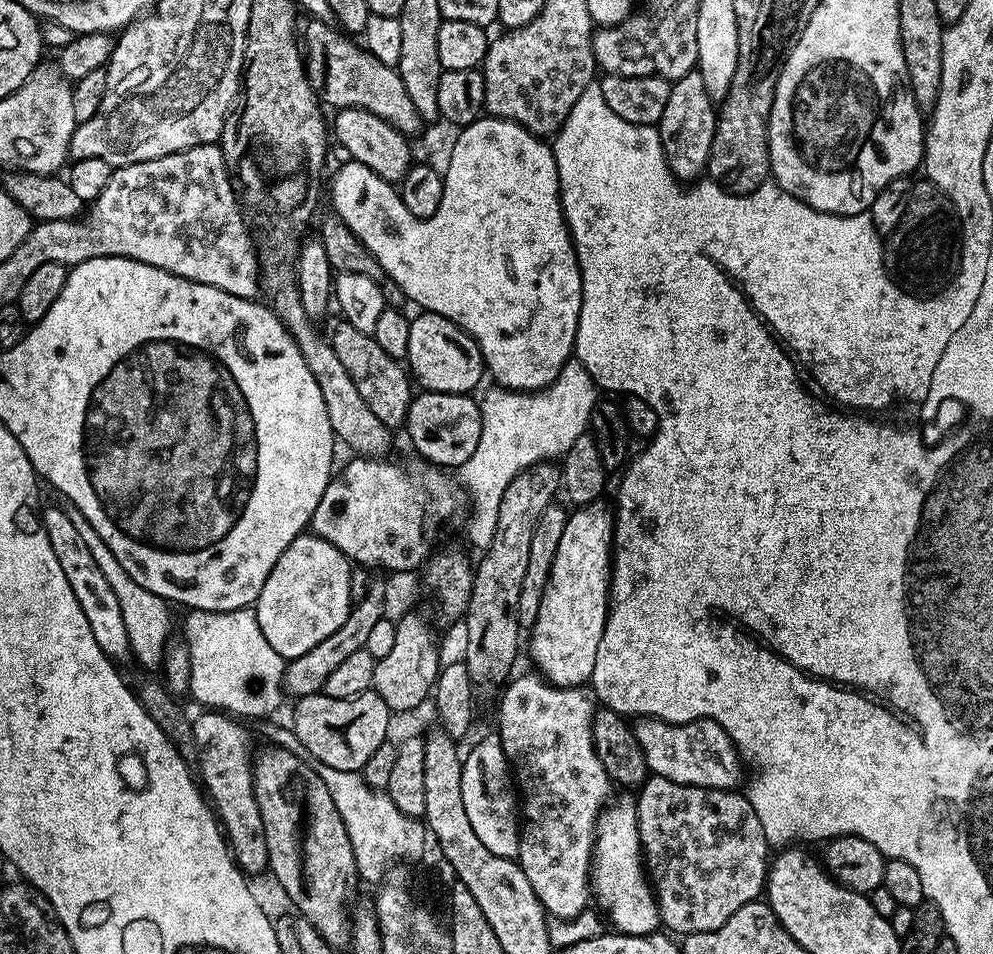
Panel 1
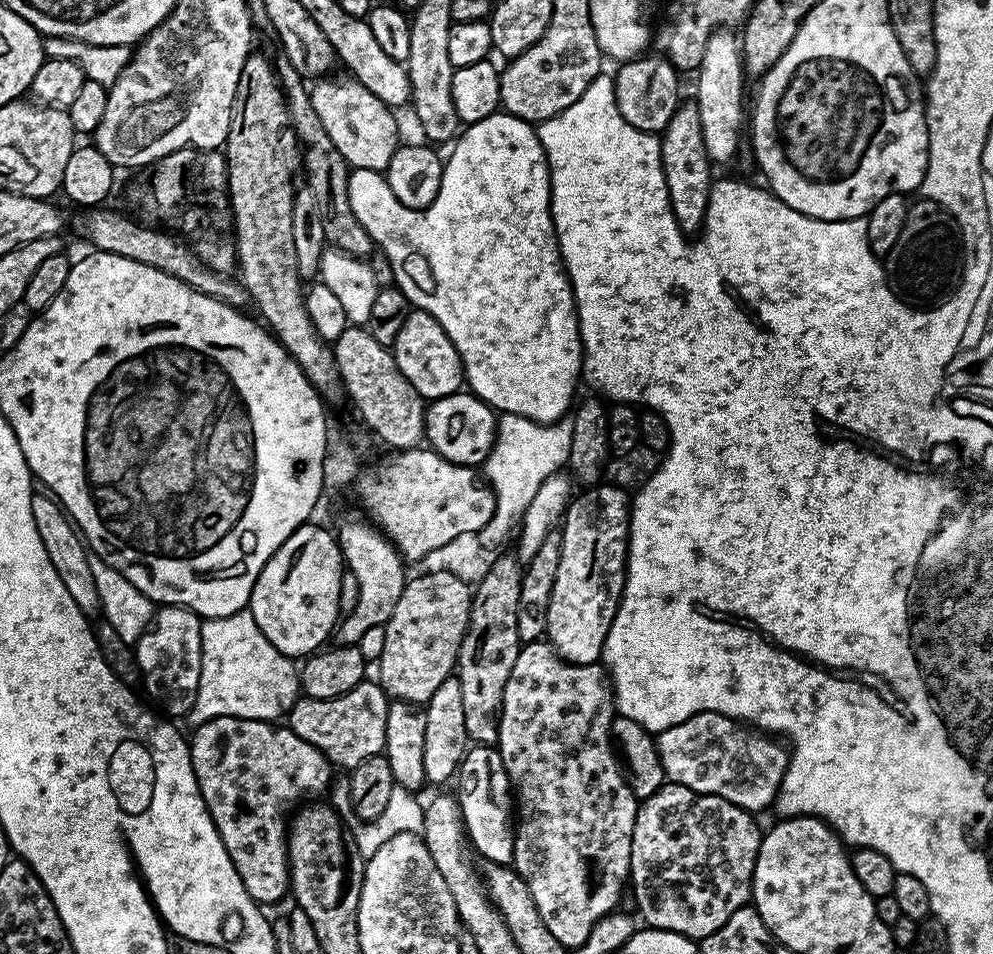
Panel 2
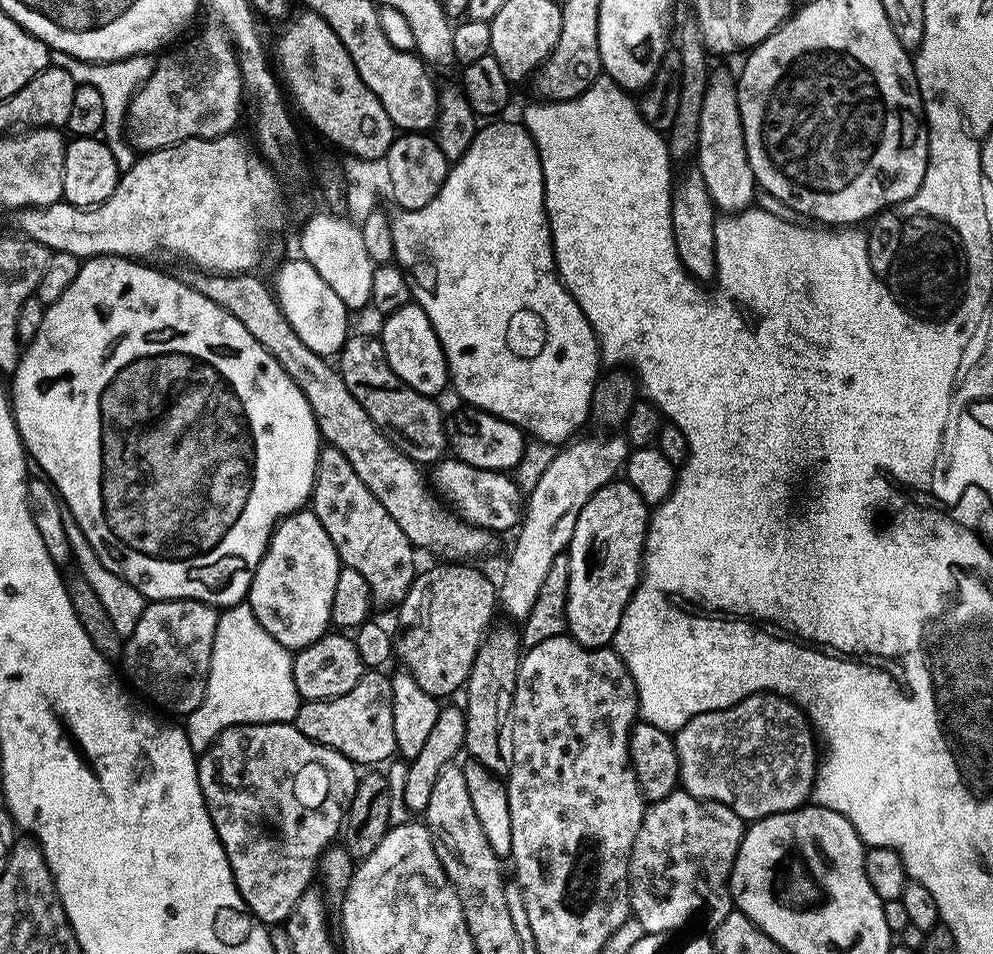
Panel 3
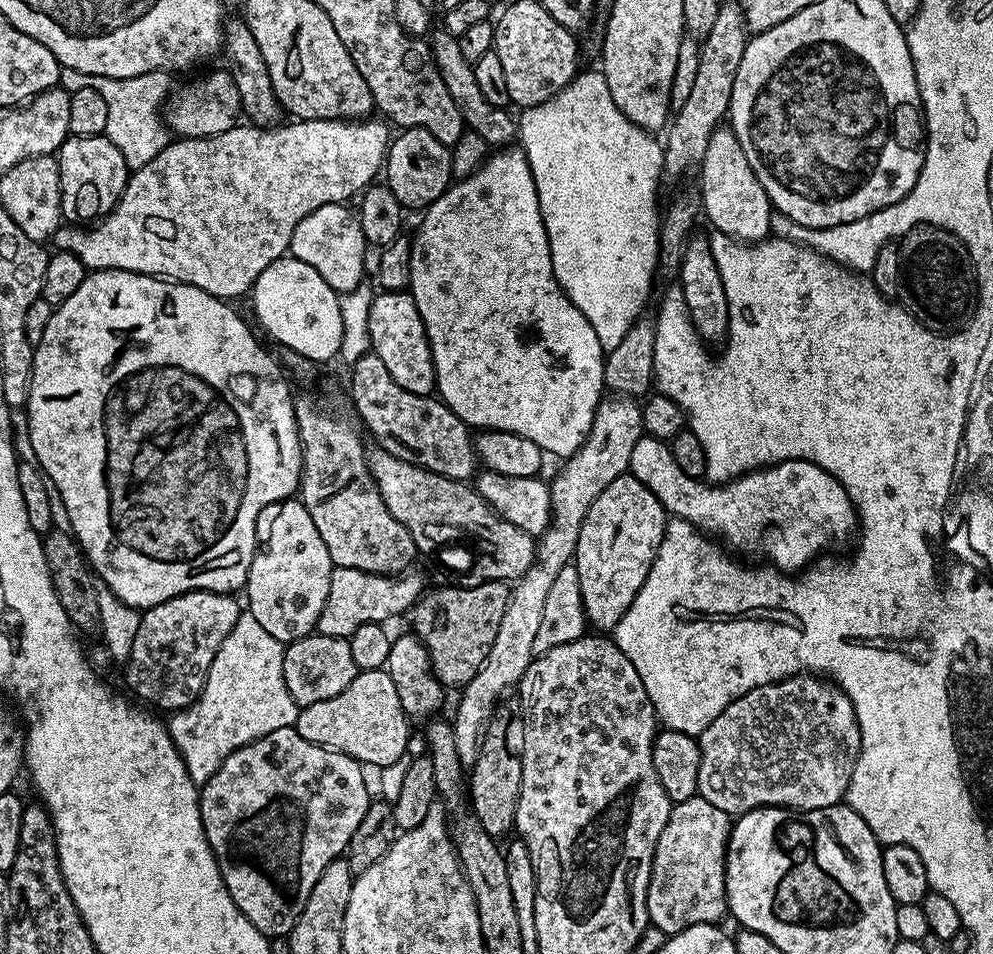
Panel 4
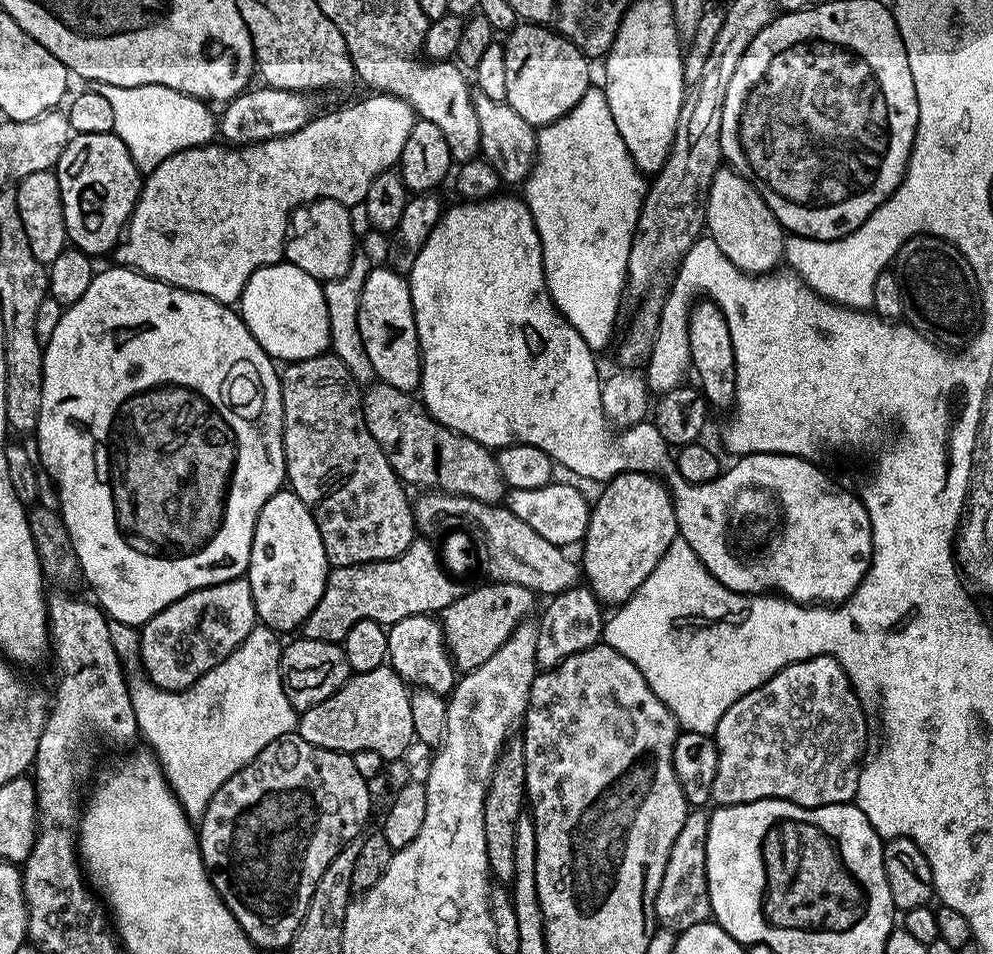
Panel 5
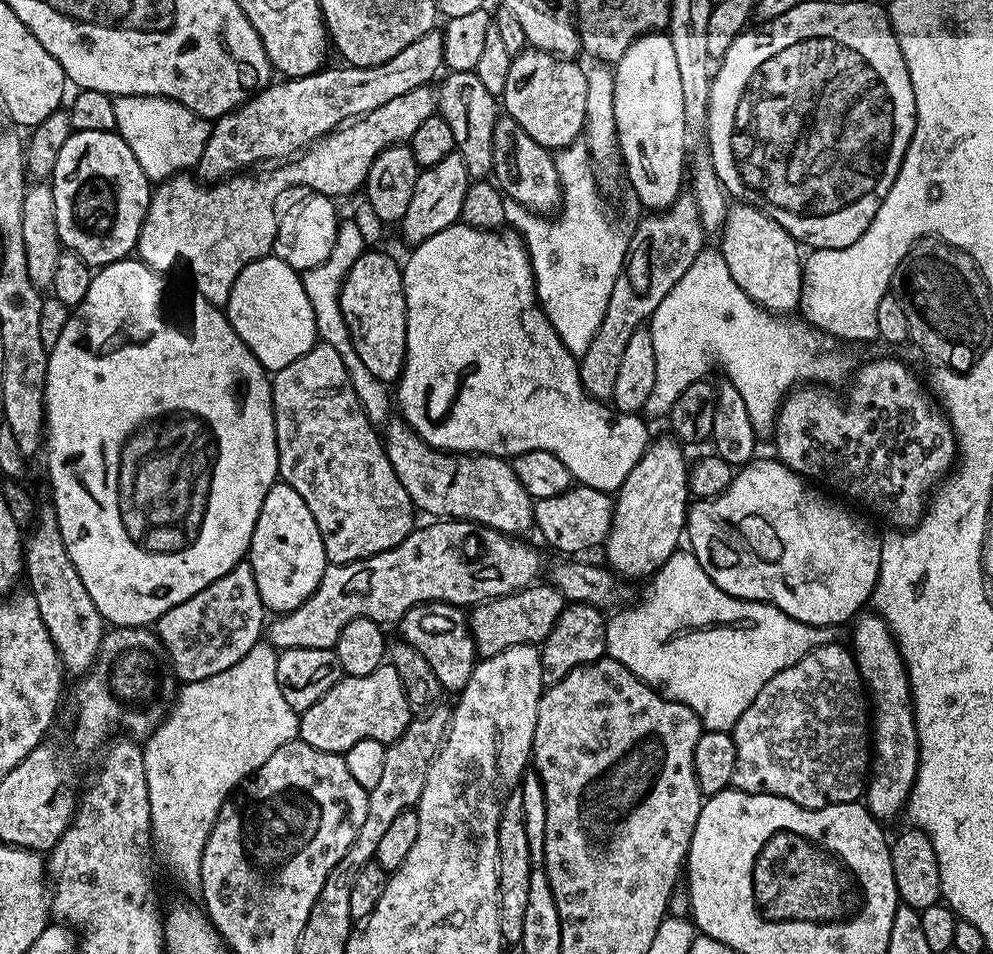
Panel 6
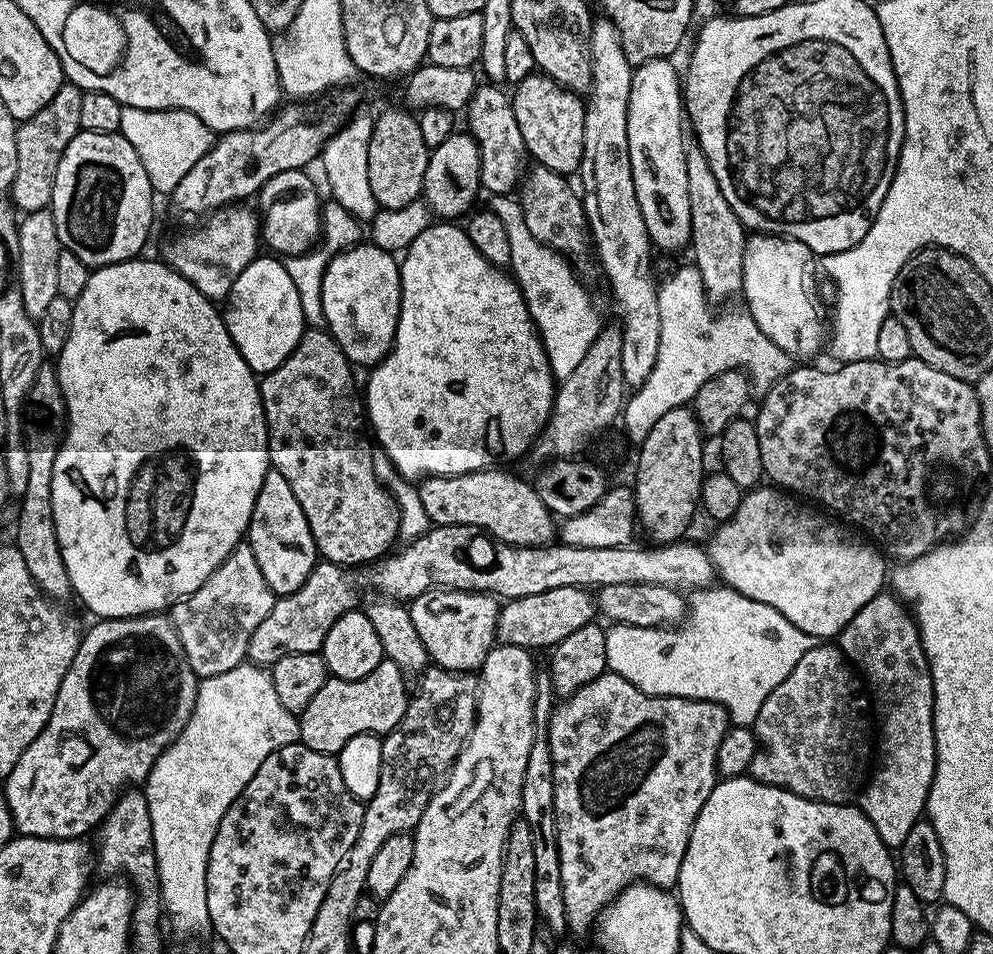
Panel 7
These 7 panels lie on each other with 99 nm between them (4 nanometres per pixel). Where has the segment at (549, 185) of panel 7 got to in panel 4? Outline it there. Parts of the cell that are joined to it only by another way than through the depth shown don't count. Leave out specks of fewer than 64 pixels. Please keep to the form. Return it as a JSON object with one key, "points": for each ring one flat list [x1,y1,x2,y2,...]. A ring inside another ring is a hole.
{"points":[[443,30,431,33,430,47,436,68,442,74,442,82,446,82,446,90,450,90,450,98,454,98,454,106,462,114,467,131,478,134,489,146,508,146,517,139,518,124,511,116,508,108,494,106,494,102,486,102,478,82,474,82,473,61,462,58,459,39]]}

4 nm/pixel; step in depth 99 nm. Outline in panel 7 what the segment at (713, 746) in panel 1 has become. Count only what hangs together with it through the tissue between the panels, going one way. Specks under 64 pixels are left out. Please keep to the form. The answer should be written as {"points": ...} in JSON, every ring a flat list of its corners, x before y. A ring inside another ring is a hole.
{"points":[[817,643,809,652,802,654,802,658,798,658,792,673,781,684,774,686,770,698,766,698,766,702,762,702,762,710,758,710,754,731,756,733,757,750,750,769,753,780,761,780,764,784,769,784,775,788,785,788,786,791,798,794,802,798,820,800,823,804,846,804,857,799,858,793,870,772,870,757,874,752,874,716,870,711,870,700,866,695,866,688,861,677,835,643]]}

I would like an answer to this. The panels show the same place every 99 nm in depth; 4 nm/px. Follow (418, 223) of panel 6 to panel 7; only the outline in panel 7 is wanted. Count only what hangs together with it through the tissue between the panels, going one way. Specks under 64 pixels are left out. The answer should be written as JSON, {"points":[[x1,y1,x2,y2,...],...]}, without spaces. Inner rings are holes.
{"points":[[457,130,442,142,442,146,431,149,426,162,426,178,422,199,433,217,444,222,456,222,473,211,476,195,481,195,480,151,476,139,467,130]]}

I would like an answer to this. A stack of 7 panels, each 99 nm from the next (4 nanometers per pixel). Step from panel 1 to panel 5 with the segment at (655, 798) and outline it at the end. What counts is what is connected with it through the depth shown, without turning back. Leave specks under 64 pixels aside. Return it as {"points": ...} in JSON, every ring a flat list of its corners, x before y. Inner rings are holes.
{"points":[[689,811,686,822,682,822,678,838,674,838,674,846,670,846,666,874,662,874,662,886,658,886,656,895,656,924,661,929,679,934,690,930,690,926,709,923,712,907,706,882,708,818,707,811]]}

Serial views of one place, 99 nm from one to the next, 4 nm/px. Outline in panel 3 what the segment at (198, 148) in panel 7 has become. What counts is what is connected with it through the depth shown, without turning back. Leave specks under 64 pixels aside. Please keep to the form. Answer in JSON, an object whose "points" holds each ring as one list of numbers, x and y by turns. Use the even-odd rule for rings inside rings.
{"points":[[61,52,55,53,54,64,57,68,65,68,78,84,89,84,102,94,102,102,106,106,106,118,104,119,103,139,108,148,114,154,114,162,121,170,134,166,138,153,131,143,122,135,122,125,126,120,128,103,132,101,143,81,150,78,150,74,156,69,156,60,151,55,131,56,125,60,111,60,109,64,94,64,91,60,79,60,73,56,67,56]]}

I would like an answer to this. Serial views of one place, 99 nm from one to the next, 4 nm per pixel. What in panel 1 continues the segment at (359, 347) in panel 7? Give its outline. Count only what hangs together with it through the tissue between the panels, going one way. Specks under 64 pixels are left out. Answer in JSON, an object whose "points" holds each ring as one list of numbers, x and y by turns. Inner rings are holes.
{"points":[[424,310,416,315,420,316,411,317,410,346,406,357,407,371,414,377,415,383,425,392,475,393,480,379,486,376,478,342,474,342,470,333,438,314]]}

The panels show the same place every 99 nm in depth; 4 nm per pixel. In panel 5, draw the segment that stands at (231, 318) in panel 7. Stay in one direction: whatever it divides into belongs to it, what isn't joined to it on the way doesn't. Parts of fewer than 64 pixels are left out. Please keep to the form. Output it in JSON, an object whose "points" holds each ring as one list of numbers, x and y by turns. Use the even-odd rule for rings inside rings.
{"points":[[288,261,256,270,243,288,238,311,255,340,275,361,289,364,320,356,331,345,329,310,321,281]]}

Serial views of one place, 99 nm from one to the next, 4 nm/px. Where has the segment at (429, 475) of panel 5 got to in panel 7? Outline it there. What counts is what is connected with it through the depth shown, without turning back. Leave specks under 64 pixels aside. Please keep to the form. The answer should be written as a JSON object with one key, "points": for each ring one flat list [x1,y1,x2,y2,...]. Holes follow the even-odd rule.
{"points":[[493,466,461,476,425,476,419,481,420,508,433,525,465,524,483,530,491,539,514,546,541,548,558,536,552,511,538,498,535,487]]}

